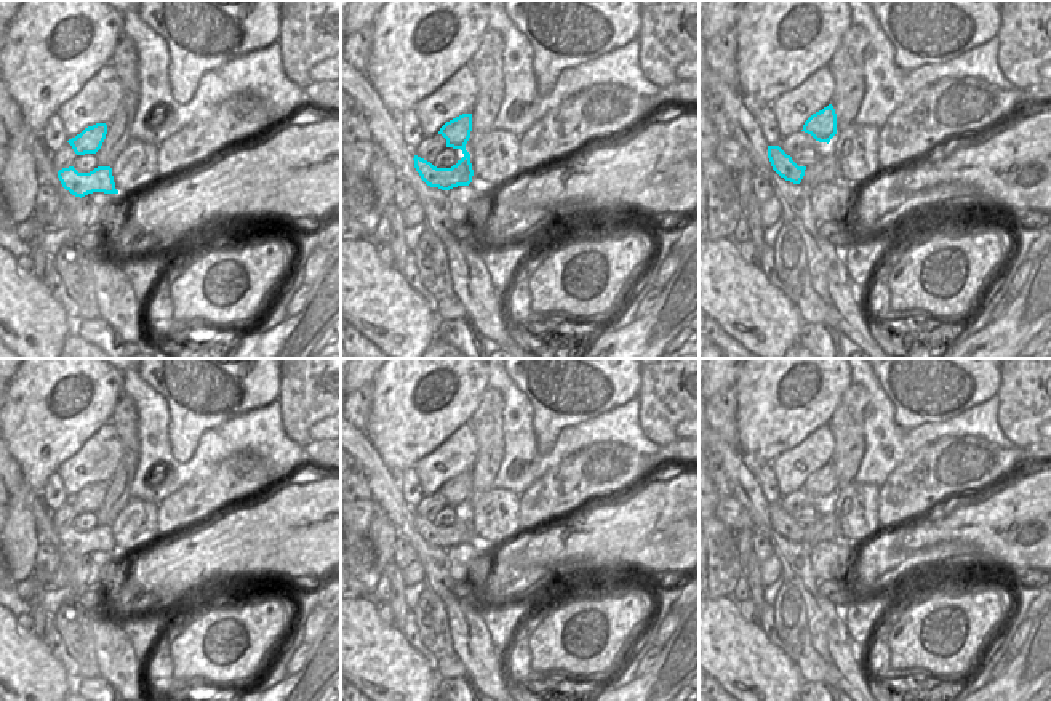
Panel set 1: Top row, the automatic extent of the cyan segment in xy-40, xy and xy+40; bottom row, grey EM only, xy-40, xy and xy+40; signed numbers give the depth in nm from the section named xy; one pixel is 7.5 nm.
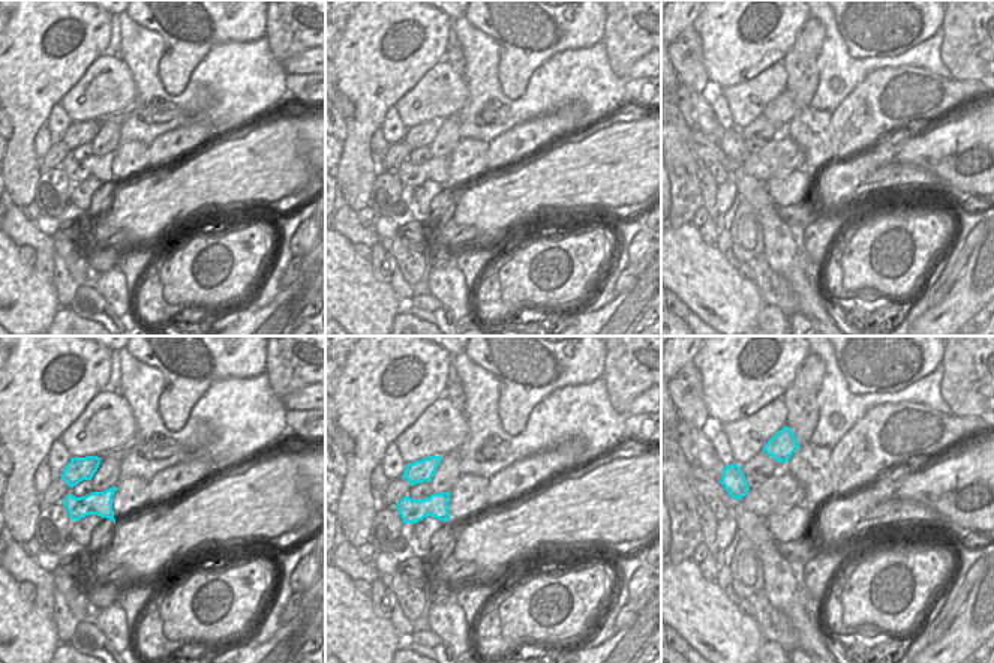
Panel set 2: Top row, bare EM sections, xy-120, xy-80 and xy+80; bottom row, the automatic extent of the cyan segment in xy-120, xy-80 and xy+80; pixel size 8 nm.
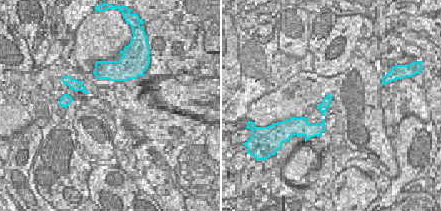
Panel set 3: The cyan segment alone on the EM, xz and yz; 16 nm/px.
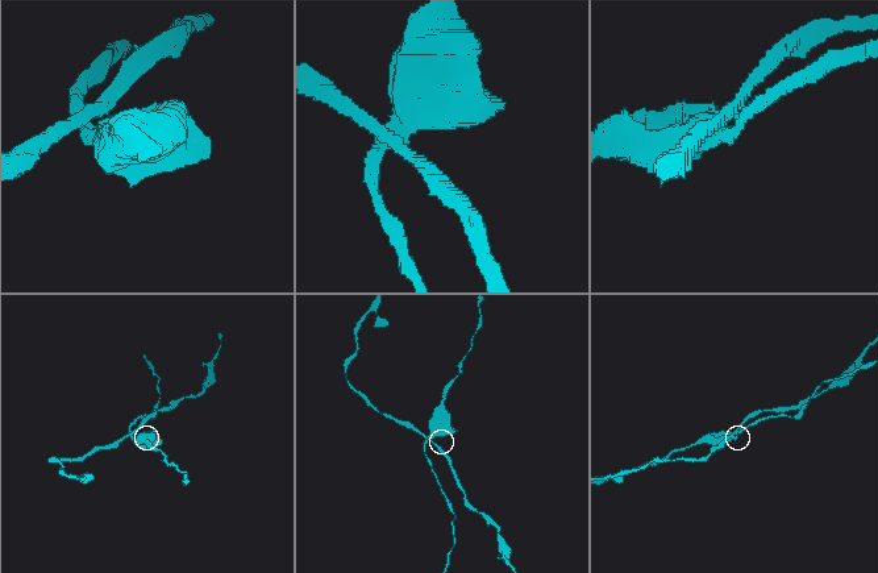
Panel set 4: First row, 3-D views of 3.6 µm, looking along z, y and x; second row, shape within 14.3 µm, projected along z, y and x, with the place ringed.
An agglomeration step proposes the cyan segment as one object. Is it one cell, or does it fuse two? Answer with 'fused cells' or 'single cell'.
fused cells

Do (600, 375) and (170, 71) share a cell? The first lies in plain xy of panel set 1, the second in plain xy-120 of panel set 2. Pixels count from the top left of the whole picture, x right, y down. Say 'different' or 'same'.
same

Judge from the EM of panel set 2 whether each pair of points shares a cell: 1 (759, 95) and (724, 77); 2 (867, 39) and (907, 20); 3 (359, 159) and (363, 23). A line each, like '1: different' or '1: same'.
1: different
2: same
3: same

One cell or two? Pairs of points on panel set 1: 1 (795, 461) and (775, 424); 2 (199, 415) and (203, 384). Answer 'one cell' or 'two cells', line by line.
1: two cells
2: one cell

